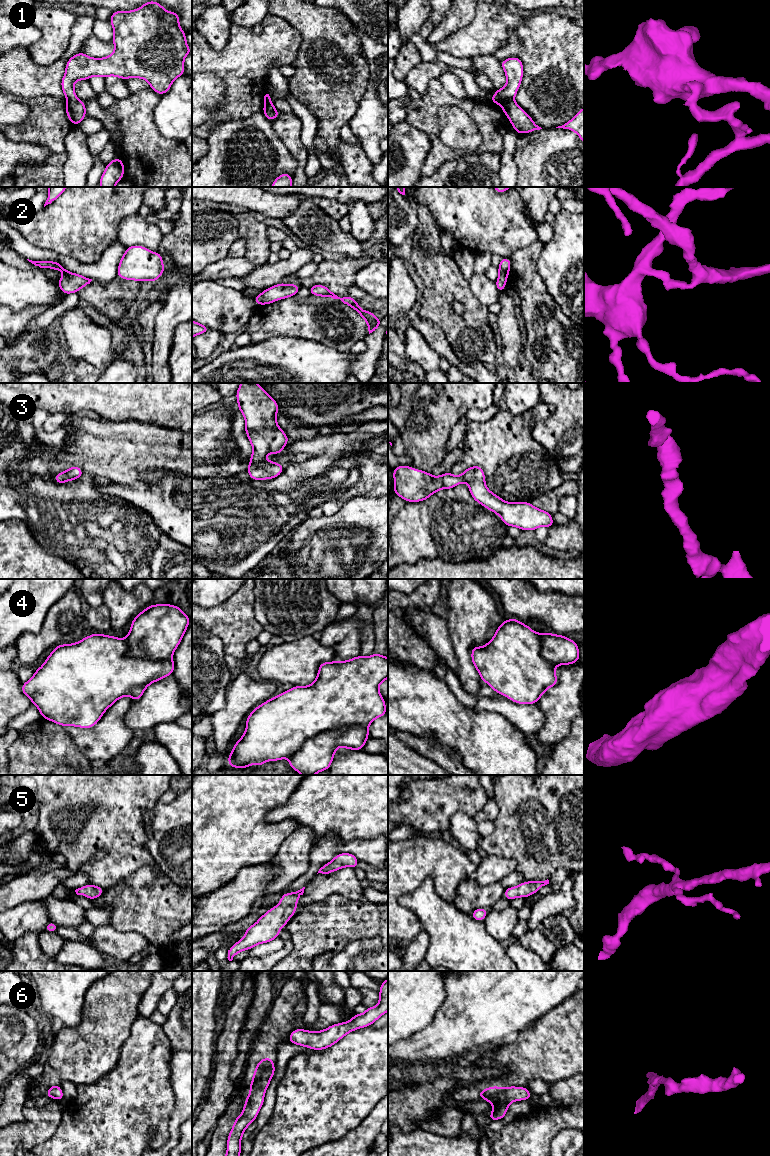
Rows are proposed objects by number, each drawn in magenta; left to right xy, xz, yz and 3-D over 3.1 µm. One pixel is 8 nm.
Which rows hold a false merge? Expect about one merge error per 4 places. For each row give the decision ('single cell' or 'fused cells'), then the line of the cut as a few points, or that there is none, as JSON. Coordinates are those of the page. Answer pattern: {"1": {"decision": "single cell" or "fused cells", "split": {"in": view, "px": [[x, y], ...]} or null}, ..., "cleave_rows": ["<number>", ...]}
{"1": {"decision": "fused cells", "split": {"in": "xz", "px": [[275, 109], [263, 112]]}}, "2": {"decision": "fused cells", "split": {"in": "xy", "px": [[70, 272], [65, 277], [61, 277]]}}, "3": {"decision": "single cell", "split": null}, "4": {"decision": "single cell", "split": null}, "5": {"decision": "single cell", "split": null}, "6": {"decision": "single cell", "split": null}, "cleave_rows": ["1", "2"]}

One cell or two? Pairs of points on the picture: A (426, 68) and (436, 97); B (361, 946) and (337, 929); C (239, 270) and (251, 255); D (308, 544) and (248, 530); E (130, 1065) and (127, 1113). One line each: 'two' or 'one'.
A: two
B: two
C: two
D: two
E: one

